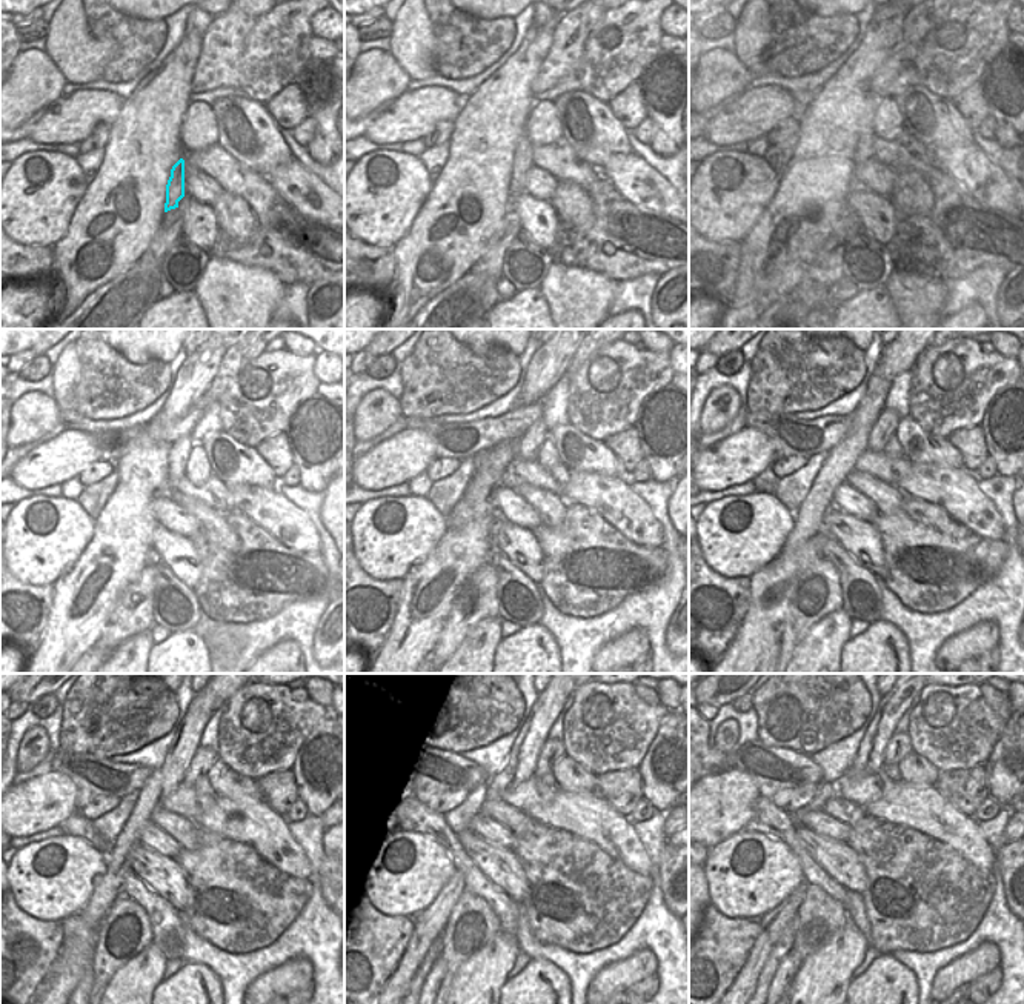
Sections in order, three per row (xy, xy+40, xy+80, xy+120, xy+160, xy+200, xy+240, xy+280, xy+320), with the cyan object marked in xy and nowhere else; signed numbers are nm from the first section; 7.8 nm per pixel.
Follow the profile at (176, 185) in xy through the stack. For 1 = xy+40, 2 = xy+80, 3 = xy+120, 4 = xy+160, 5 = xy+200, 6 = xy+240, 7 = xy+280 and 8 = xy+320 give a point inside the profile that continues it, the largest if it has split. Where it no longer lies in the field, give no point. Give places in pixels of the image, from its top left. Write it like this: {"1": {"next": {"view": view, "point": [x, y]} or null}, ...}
{"1": {"next": {"view": "xy+40", "point": [523, 159]}}, "2": {"next": {"view": "xy+80", "point": [864, 151]}}, "3": {"next": {"view": "xy+120", "point": [180, 448]}}, "4": {"next": {"view": "xy+160", "point": [534, 437]}}, "5": {"next": {"view": "xy+200", "point": [886, 423]}}, "6": {"next": {"view": "xy+240", "point": [203, 758]}}, "7": {"next": {"view": "xy+280", "point": [552, 751]}}, "8": {"next": {"view": "xy+320", "point": [898, 746]}}}

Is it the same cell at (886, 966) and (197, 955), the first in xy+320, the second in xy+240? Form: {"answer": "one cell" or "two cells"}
{"answer": "two cells"}

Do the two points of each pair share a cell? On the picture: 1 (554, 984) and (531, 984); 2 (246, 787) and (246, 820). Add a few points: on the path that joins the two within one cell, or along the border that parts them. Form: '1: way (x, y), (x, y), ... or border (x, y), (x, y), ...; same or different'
1: way (548, 984), (537, 984); same
2: border (216, 797), (262, 800); different

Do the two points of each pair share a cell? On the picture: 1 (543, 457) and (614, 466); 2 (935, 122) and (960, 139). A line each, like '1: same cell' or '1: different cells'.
1: different cells
2: same cell

